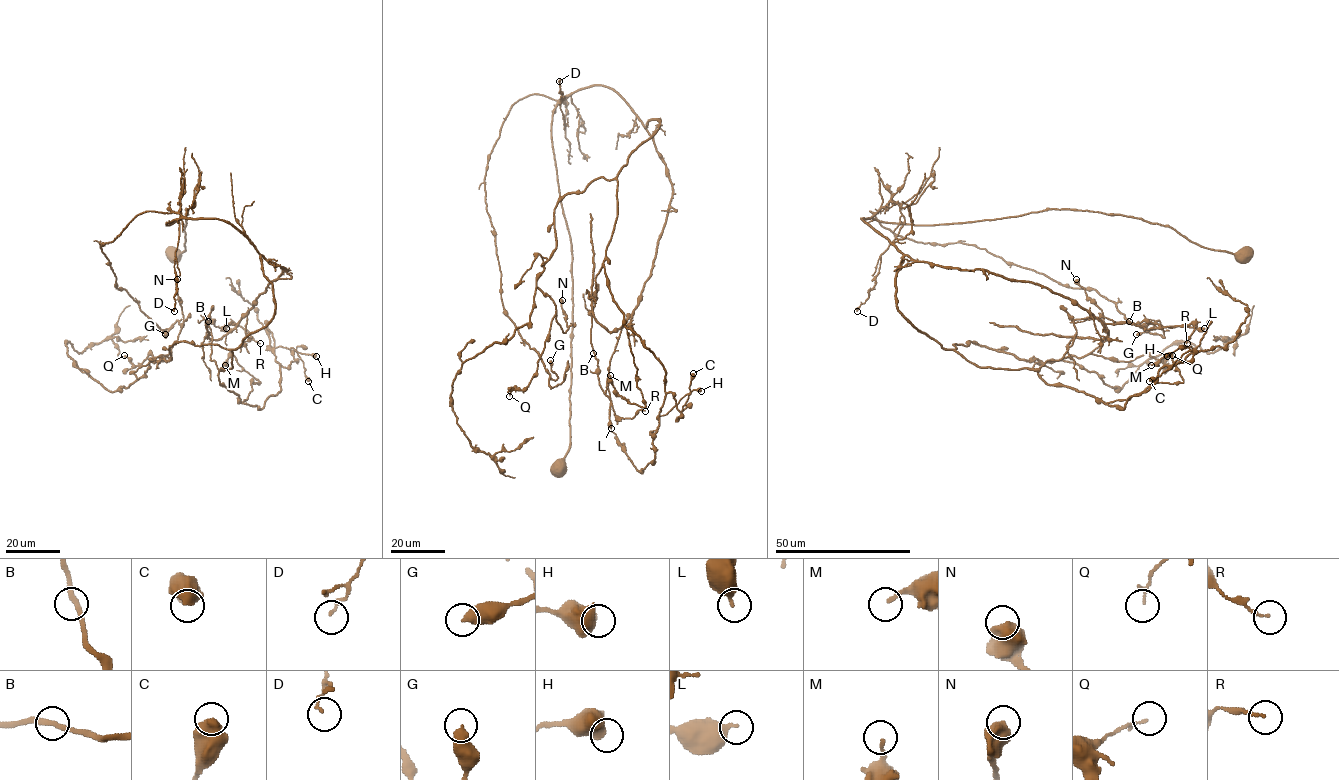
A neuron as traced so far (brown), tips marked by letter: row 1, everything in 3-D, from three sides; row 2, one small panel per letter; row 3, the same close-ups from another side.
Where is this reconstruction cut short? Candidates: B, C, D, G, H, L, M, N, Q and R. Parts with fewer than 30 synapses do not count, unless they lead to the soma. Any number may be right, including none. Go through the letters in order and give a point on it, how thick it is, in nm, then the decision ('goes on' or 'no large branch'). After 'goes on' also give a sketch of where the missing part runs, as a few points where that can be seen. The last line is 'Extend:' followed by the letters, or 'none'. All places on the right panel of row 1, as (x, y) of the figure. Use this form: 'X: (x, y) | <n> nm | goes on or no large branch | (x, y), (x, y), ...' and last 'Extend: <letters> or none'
B: (1129, 321) | 240 nm | no large branch
C: (1149, 381) | 600 nm | no large branch
D: (857, 311) | 130 nm | no large branch
G: (1136, 334) | 550 nm | no large branch
H: (1167, 356) | 650 nm | no large branch
L: (1204, 328) | 420 nm | no large branch
M: (1151, 365) | 140 nm | no large branch
N: (1076, 279) | 700 nm | no large branch
Q: (1172, 355) | 130 nm | no large branch
R: (1187, 343) | 140 nm | no large branch
Extend: none

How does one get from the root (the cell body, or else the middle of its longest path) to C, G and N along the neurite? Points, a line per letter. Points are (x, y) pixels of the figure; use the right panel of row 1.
C: (1247, 252), (1087, 210), (861, 218), (902, 254), (897, 309), (944, 349), (1123, 408), (1193, 352), (1149, 381)
G: (1247, 252), (1087, 210), (943, 225), (870, 211), (904, 238), (975, 244), (1093, 288), (1156, 327), (1136, 334)
N: (1247, 252), (1087, 210), (861, 218), (902, 254), (897, 309), (944, 349), (1089, 354), (1109, 331), (1076, 279)

